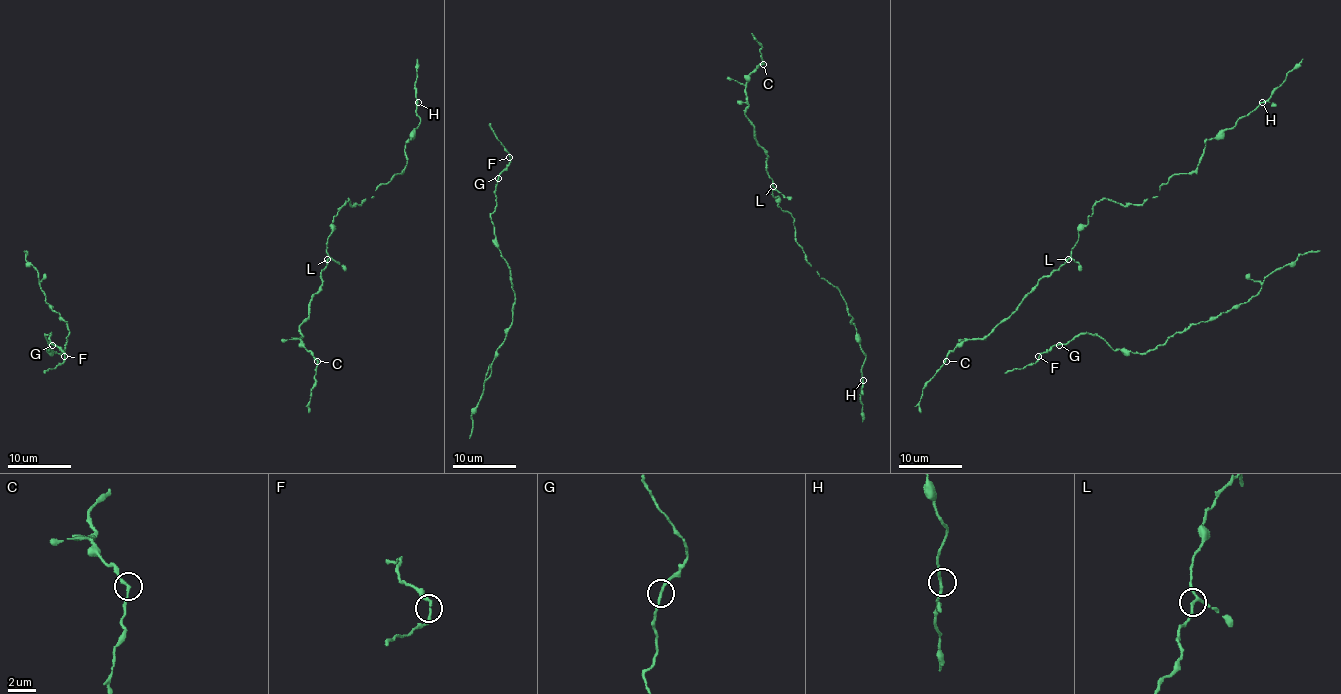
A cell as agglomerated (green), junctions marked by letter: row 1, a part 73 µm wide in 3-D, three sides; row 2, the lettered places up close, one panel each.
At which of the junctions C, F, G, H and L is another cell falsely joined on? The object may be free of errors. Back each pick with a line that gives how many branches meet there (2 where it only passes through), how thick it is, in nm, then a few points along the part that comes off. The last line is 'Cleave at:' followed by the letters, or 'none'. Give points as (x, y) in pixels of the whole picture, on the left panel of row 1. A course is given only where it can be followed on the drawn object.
Cleave at: none

